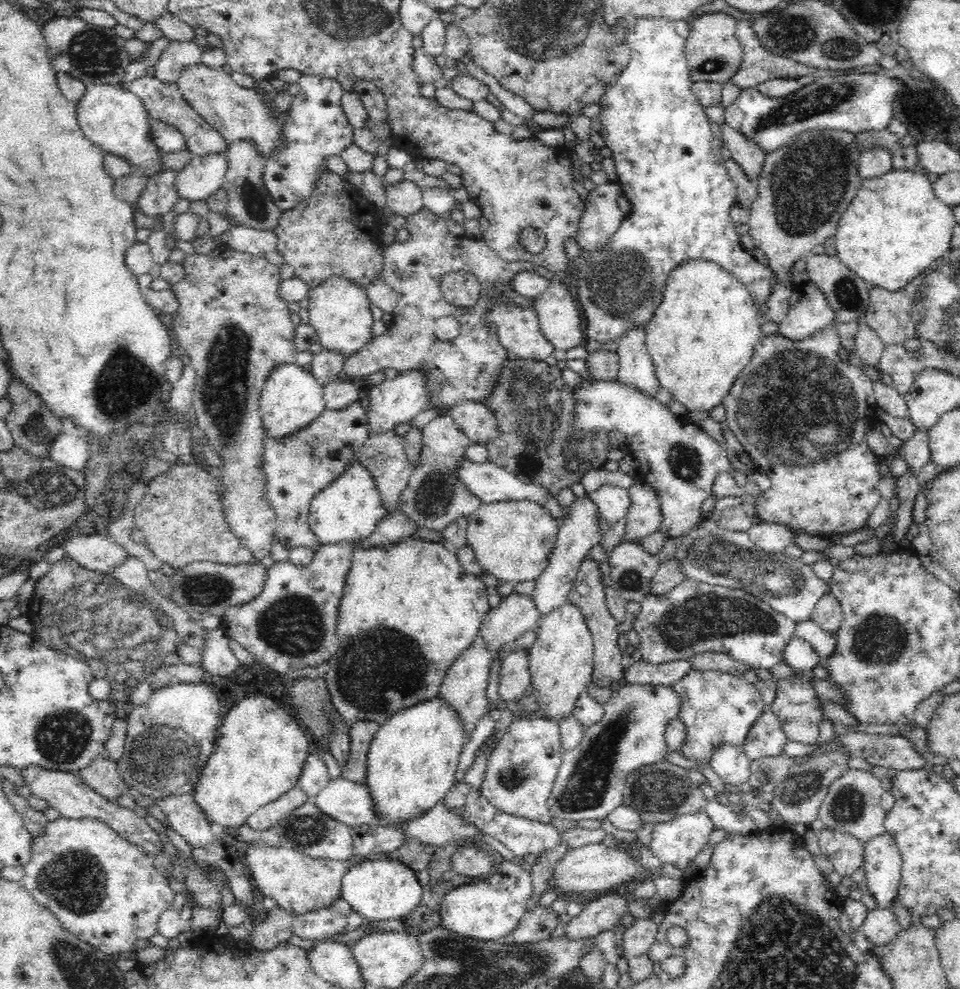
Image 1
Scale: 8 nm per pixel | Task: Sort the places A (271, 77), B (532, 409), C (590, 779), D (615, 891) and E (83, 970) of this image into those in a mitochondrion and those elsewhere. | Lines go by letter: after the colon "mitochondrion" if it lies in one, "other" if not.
A: other
B: mitochondrion
C: mitochondrion
D: other
E: mitochondrion

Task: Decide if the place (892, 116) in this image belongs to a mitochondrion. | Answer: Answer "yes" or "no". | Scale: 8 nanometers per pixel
no

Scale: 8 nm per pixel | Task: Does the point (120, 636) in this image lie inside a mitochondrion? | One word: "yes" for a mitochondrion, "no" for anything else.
yes

